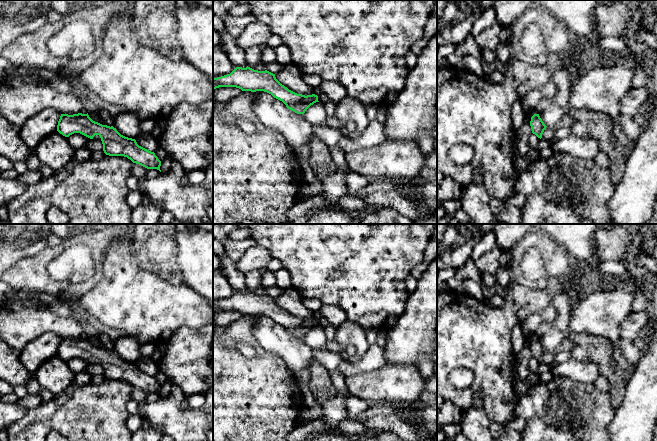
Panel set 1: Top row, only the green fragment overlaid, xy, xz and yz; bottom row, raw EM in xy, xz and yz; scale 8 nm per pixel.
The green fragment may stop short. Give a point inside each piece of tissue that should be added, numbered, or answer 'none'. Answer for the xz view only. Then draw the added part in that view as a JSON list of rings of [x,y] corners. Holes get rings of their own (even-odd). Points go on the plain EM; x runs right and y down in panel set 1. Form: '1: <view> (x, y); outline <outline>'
none

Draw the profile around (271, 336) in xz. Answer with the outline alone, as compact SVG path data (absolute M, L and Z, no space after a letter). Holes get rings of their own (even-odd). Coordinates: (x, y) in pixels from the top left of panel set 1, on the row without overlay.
M264 315L254 316L257 320L254 335L259 345L270 353L277 354L289 371L298 377L313 361L312 349L286 329Z

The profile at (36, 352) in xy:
M48 332L30 341L20 351L20 360L25 368L35 373L45 361L57 355L61 338L54 333Z

